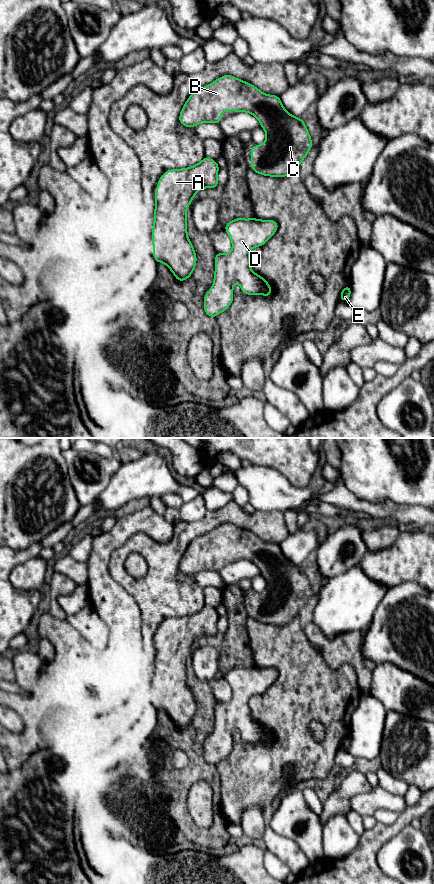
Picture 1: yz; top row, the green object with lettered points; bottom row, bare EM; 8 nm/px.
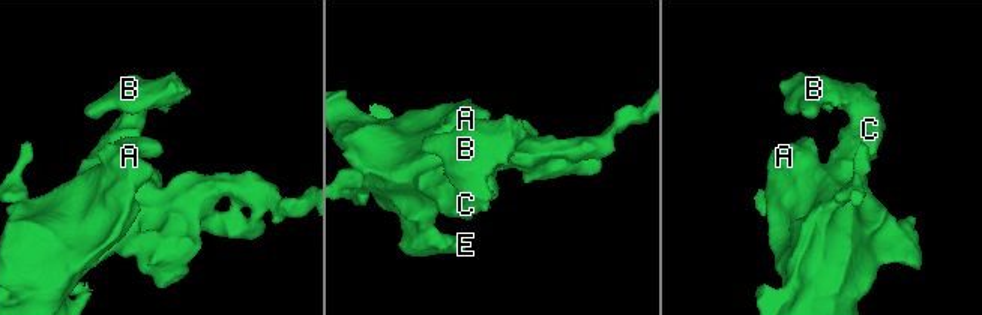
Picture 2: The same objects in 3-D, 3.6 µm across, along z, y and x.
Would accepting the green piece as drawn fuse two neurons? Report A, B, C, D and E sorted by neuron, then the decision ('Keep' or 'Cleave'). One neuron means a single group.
Groups: A B C D E. Keep

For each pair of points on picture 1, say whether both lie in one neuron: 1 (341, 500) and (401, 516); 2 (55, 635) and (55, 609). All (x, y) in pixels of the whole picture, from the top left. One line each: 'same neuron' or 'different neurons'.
1: same neuron
2: different neurons

